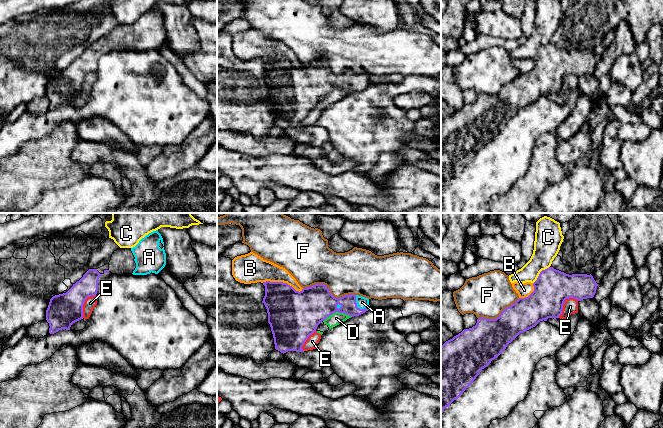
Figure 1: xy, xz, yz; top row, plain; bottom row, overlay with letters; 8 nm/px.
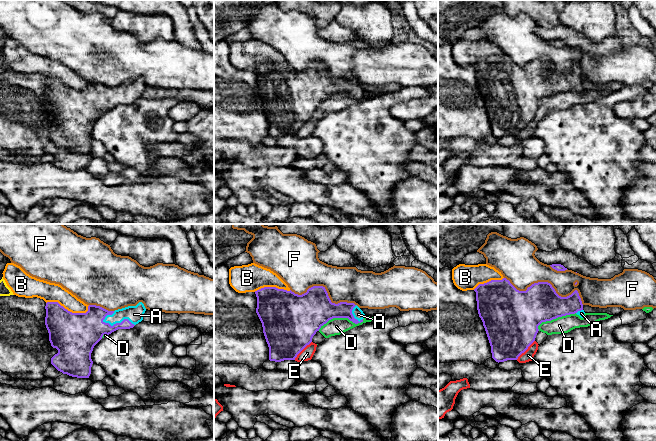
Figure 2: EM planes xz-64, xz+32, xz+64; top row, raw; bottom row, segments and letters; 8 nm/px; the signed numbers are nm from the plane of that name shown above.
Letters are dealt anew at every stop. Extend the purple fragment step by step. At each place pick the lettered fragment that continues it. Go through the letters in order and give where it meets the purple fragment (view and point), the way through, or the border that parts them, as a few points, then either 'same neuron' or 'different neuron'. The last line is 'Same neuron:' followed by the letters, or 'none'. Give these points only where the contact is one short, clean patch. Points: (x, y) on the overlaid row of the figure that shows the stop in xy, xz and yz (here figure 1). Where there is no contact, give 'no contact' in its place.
A: meets purple in xz at (357, 307); same neuron
B: meets purple in xz at (282, 282); different neuron
C: meets purple in yz at (540, 273); border along yz (549, 266), (540, 272), (533, 283); different neuron
D: meets purple in xz at (337, 311); different neuron
E: meets purple in yz at (564, 301); border along yz (578, 300), (567, 298), (564, 302), (562, 313), (558, 317); different neuron
F: meets purple in xz at (328, 290); different neuron
Same neuron: A

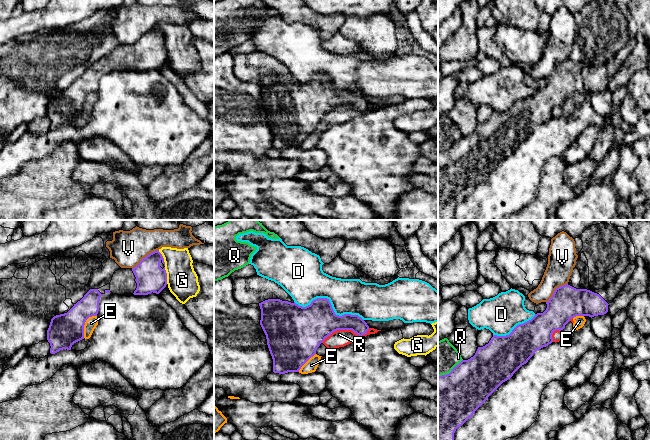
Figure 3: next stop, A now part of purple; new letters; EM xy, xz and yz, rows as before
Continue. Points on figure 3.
D: meets purple in xz at (330, 304); different neuron
E: meets purple in xy at (84, 324); border along xy (96, 315), (92, 315), (86, 320), (83, 337); different neuron
G: meets purple in xy at (166, 275); border along xy (164, 267), (167, 283); different neuron
Q: meets purple in yz at (451, 371); different neuron
R: meets purple in xz at (346, 329); different neuron
V: meets purple in xy at (146, 256); different neuron
Same neuron: none

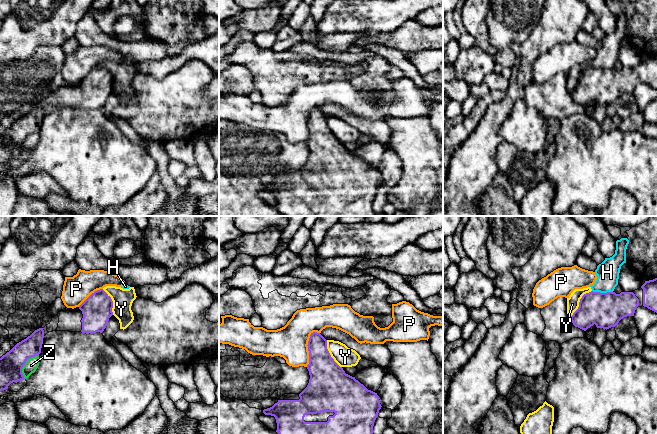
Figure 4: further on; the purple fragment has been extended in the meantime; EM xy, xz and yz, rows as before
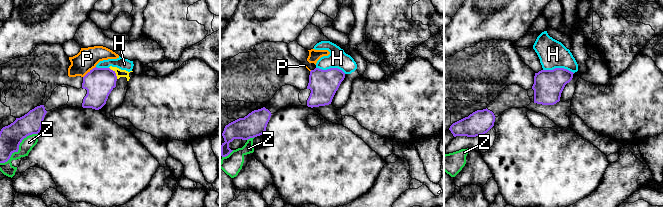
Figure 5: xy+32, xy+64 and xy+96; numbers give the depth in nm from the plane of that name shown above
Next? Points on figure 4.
H: meets purple in yz at (602, 293); border along yz (592, 290), (612, 292); different neuron
P: meets purple in xz at (308, 348); different neuron
Y: meets purple in yz at (579, 303); border along yz (591, 290), (582, 296), (578, 308), (570, 318); different neuron
Z: meets purple in xy at (24, 364); border along xy (38, 355), (32, 356), (26, 361), (22, 368), (24, 378); different neuron
Same neuron: none

